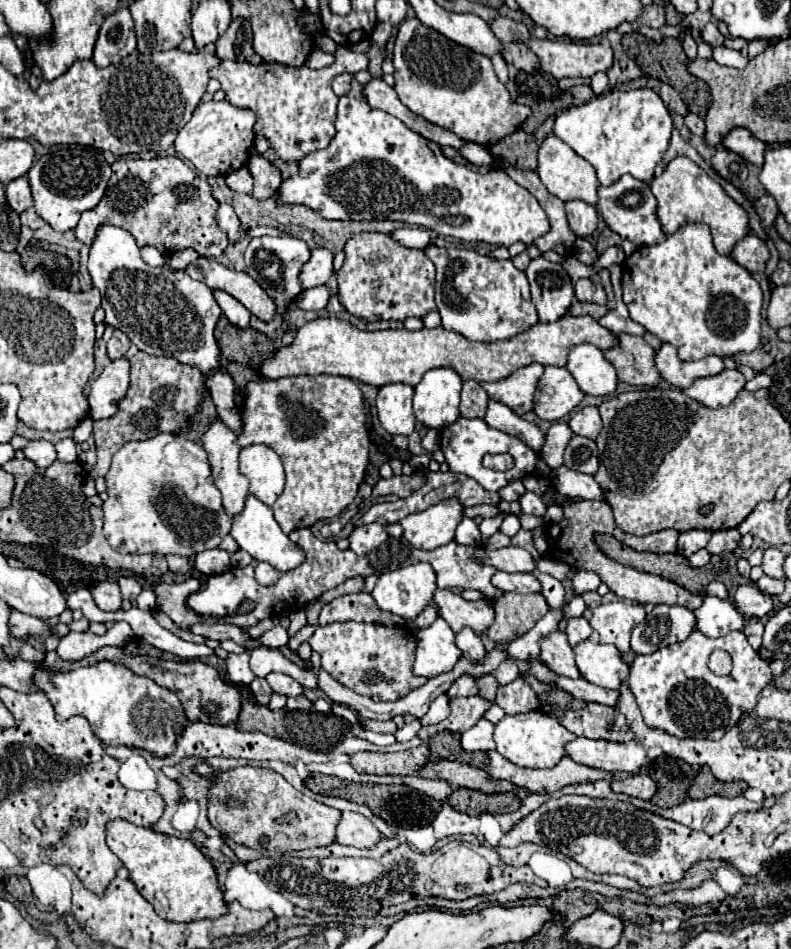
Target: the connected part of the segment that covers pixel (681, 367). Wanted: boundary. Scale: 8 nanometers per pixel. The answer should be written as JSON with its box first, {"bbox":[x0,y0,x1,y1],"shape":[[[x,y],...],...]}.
{"bbox":[656,343,724,389],"shape":[[[664,343],[660,351],[656,351],[656,369],[660,375],[674,387],[686,389],[694,379],[712,377],[724,371],[724,361],[718,355],[710,355],[700,361],[682,361],[674,345]]]}

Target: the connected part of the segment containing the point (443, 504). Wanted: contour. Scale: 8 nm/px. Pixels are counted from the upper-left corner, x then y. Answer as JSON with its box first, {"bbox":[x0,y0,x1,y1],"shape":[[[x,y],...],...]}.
{"bbox":[400,499,462,549],"shape":[[[444,499],[422,513],[400,521],[404,539],[416,549],[436,549],[454,539],[454,529],[462,521],[462,505],[456,499]]]}

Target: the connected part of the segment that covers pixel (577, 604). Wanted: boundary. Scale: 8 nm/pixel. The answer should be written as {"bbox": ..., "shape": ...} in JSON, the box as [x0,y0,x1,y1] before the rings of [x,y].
{"bbox":[558,596,587,631],"shape":[[[577,596],[570,600],[570,602],[564,607],[564,615],[558,625],[560,631],[565,631],[566,621],[570,617],[580,617],[583,615],[587,606],[581,596]]]}

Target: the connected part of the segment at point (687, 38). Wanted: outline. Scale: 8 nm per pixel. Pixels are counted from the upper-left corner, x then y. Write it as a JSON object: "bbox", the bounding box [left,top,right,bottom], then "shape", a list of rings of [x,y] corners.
{"bbox":[682,27,696,61],"shape":[[[686,27],[684,39],[682,39],[682,47],[684,47],[684,51],[686,51],[688,59],[692,61],[692,59],[696,57],[696,39],[694,39],[694,37],[692,37],[692,33],[690,33],[690,27]]]}

